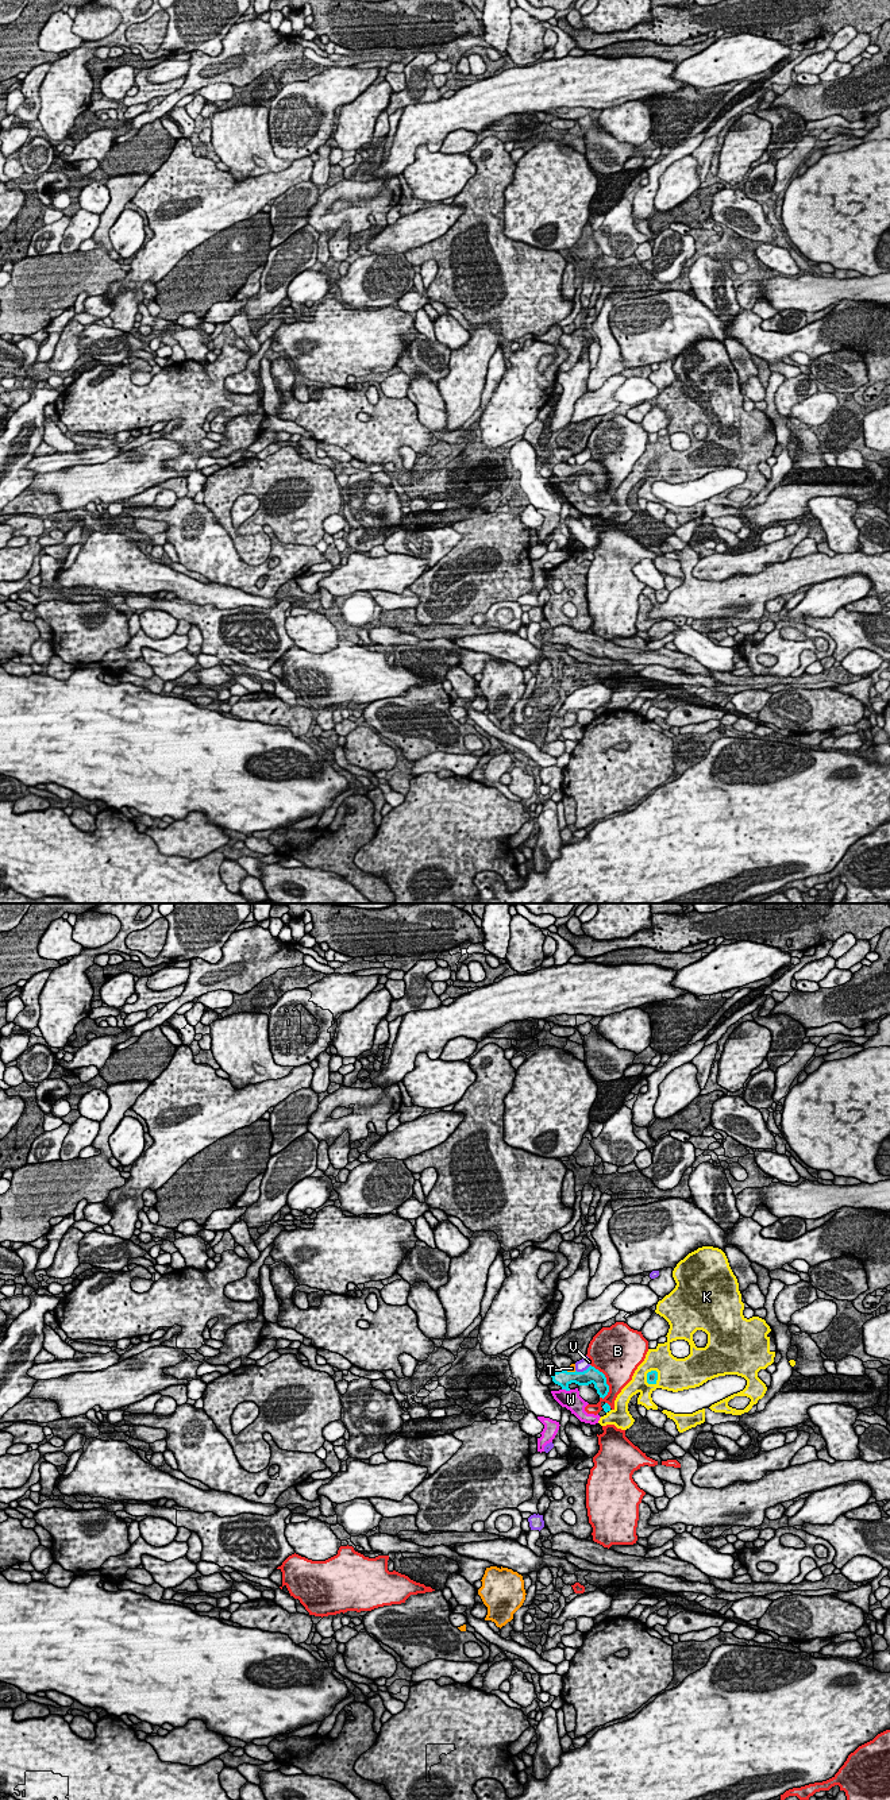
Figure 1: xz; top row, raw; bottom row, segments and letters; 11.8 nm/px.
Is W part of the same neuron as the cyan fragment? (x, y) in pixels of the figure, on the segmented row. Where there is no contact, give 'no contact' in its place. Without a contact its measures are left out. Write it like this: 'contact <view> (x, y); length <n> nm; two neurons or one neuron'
contact xz (566, 1390); length 110 nm; one neuron

